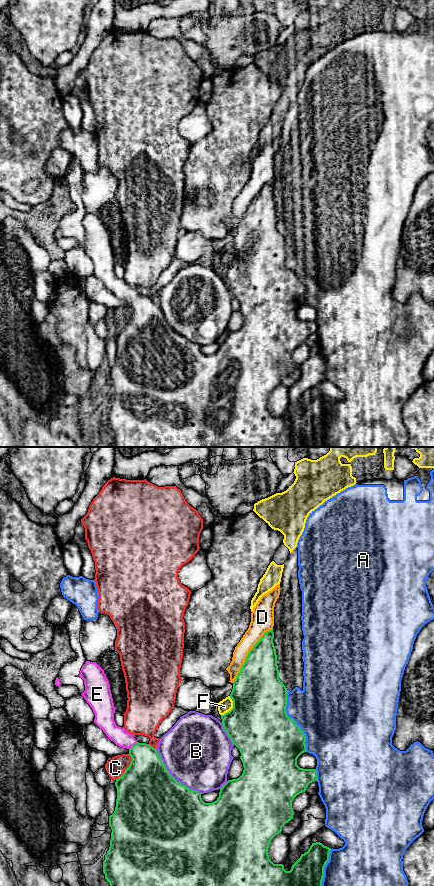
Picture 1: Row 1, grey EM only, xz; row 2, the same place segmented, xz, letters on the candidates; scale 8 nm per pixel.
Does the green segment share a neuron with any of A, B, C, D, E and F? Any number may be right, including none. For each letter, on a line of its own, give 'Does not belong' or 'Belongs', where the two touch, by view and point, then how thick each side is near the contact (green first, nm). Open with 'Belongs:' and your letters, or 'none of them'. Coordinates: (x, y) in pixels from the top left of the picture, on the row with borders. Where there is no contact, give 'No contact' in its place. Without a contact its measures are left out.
Belongs: E
A: Does not belong. Touches green at xz (294, 721). Thickness 500 nm (green) against 460 nm
B: Does not belong. Touches green at xz (172, 777). Thickness 500 nm (green) against 500 nm
C: Does not belong. Touches green at xz (127, 768). Thickness 480 nm (green) against 150 nm
D: Does not belong. Touches green at xz (248, 654). Thickness 340 nm (green) against 150 nm
E: Belongs. Touches green at xz (134, 745). Thickness 300 nm (green) against 140 nm
F: Does not belong. Touches green at xz (233, 707). Thickness 500 nm (green) against 110 nm

